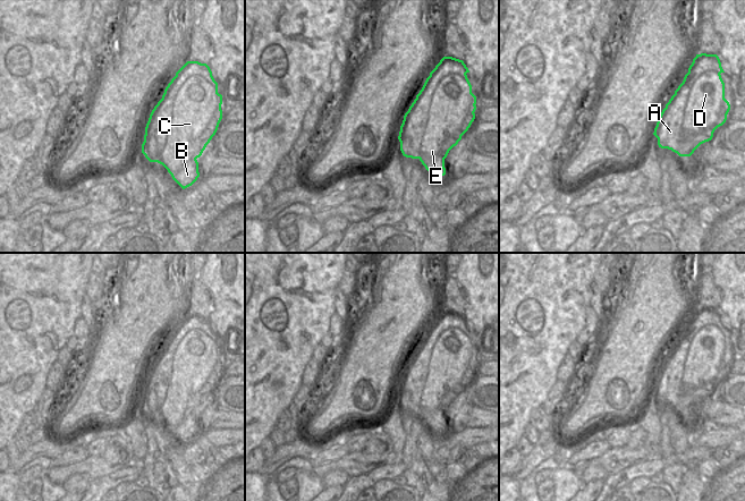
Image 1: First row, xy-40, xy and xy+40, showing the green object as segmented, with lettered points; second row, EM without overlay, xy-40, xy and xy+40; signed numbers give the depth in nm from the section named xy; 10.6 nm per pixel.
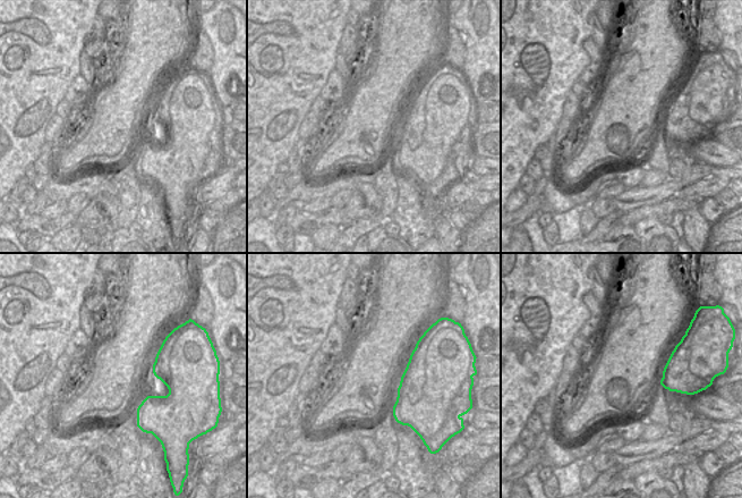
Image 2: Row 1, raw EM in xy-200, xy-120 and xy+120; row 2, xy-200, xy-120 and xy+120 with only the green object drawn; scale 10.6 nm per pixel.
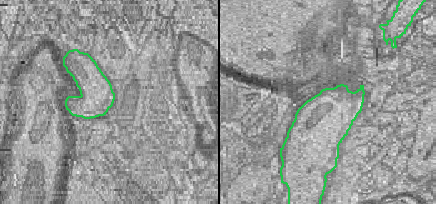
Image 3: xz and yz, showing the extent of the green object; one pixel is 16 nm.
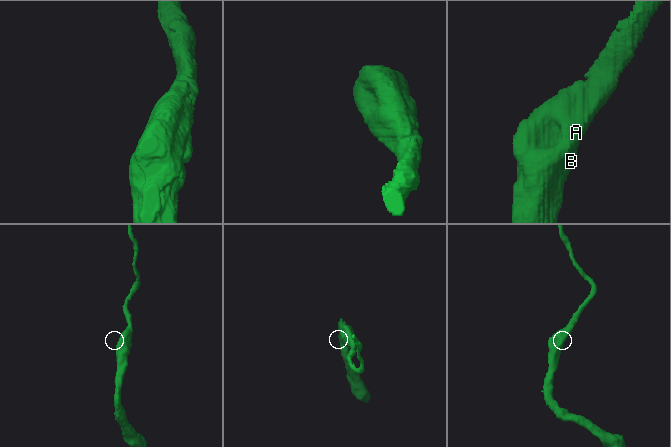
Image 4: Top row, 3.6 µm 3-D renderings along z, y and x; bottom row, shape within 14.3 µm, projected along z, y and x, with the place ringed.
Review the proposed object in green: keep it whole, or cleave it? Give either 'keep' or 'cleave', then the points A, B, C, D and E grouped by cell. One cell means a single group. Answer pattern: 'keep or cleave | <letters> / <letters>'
keep | A B C D E

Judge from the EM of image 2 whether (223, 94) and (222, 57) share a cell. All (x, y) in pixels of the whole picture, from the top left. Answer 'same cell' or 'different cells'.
same cell

